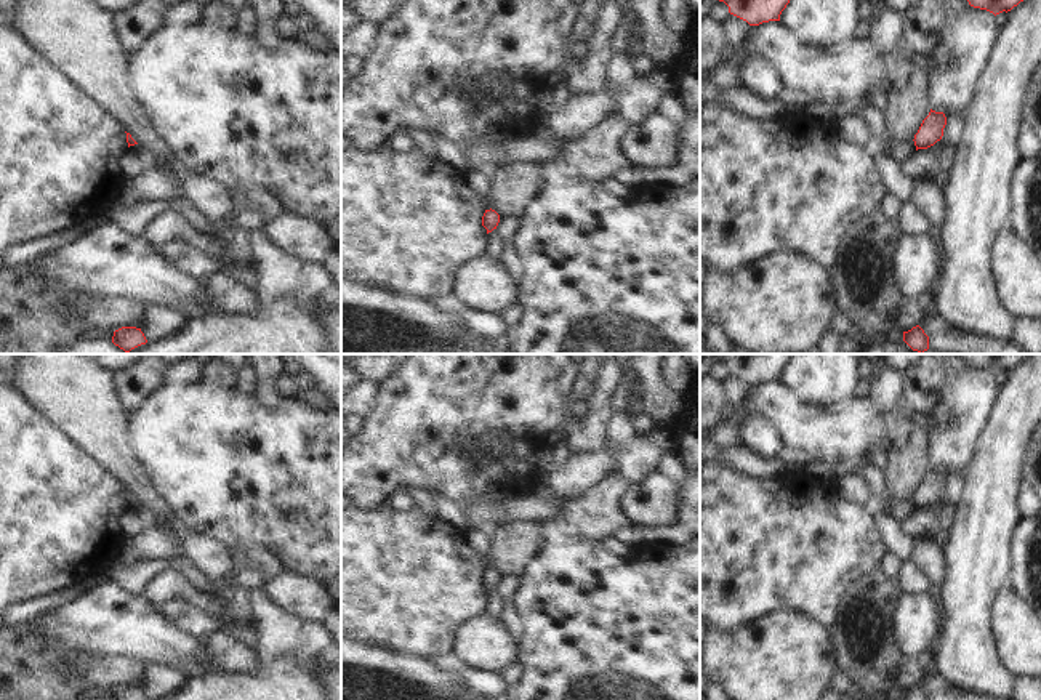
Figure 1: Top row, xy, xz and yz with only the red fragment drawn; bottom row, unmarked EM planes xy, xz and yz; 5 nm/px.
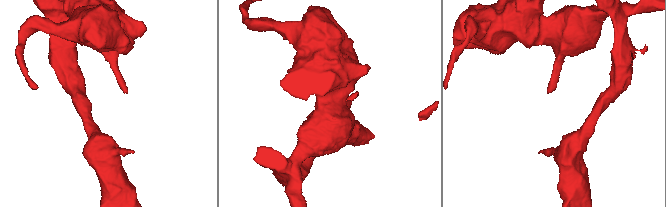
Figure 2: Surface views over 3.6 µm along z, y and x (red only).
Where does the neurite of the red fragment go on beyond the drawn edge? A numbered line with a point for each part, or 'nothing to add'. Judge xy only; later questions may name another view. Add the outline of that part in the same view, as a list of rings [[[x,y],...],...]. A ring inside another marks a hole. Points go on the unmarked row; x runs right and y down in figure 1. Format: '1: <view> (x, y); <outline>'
nothing to add

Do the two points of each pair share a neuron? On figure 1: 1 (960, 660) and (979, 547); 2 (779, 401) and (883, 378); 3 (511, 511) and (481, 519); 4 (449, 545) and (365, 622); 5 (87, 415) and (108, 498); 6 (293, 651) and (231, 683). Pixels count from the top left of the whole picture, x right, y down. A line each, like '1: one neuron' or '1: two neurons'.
1: one neuron
2: two neurons
3: one neuron
4: one neuron
5: two neurons
6: one neuron

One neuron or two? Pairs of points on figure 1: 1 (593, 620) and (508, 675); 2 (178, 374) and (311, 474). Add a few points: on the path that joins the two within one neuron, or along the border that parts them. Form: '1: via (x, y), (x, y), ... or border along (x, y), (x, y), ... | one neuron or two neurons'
1: border along (516, 659), (521, 675), (511, 683) | two neurons
2: border along (199, 378), (189, 383), (160, 383) | two neurons

